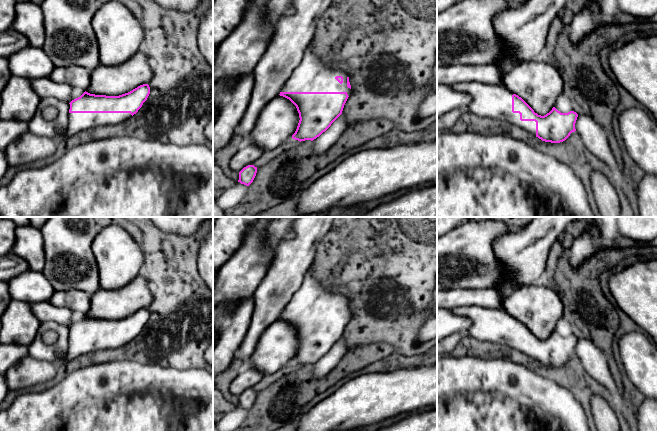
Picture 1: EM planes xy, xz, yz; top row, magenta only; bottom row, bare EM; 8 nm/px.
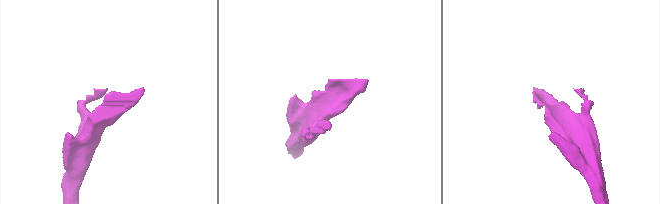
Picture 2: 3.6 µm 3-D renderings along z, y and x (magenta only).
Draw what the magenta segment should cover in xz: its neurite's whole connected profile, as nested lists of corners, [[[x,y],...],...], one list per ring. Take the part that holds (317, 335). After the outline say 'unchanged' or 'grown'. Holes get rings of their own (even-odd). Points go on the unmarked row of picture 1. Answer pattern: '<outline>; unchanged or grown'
[[[309,270],[300,288],[280,314],[279,319],[289,323],[299,337],[300,344],[292,362],[300,366],[313,365],[325,356],[342,338],[344,329],[351,318],[347,297],[338,291],[327,289],[325,284],[326,282],[315,278]]]; grown

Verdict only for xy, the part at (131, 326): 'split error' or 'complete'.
split error

